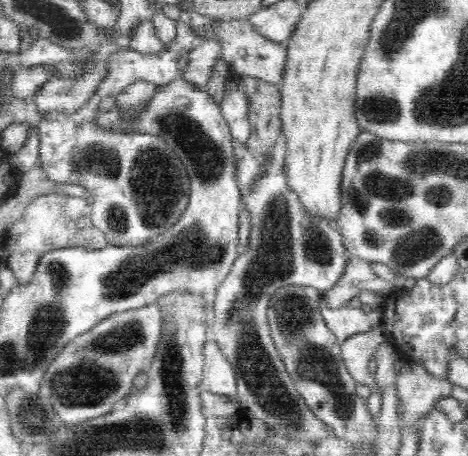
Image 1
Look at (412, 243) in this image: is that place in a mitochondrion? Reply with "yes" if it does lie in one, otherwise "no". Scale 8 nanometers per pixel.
yes

